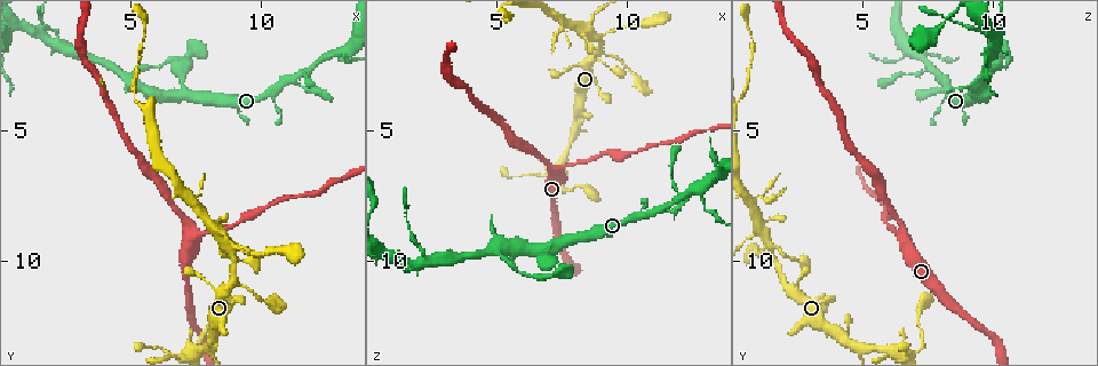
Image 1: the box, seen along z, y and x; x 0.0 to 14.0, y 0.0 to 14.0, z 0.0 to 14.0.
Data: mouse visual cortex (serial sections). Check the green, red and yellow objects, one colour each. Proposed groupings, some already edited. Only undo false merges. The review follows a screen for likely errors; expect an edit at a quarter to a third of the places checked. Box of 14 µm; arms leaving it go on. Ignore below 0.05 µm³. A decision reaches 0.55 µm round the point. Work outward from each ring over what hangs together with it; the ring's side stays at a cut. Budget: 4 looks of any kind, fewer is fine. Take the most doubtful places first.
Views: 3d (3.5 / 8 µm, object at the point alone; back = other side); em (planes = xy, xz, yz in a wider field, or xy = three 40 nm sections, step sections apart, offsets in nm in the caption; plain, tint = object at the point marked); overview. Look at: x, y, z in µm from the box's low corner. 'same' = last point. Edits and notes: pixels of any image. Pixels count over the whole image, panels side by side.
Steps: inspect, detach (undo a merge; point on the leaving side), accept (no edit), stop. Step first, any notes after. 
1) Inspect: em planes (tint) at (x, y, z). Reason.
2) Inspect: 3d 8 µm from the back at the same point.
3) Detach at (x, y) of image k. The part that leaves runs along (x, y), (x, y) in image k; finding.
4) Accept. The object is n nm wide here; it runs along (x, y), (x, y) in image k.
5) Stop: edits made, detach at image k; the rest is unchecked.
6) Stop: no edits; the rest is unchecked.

Inspect: 3d 3.5 µm at (7.3, 13.4, 6.4). Abrupt turn.

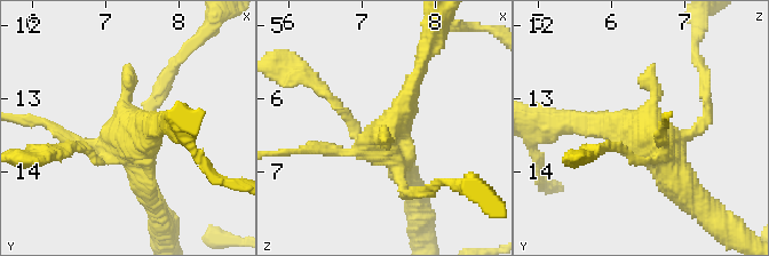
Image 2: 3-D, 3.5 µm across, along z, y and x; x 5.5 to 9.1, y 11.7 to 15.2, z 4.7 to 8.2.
Inspect: em xy step 1 (tint) at (7.35, 13.40, 6.45).

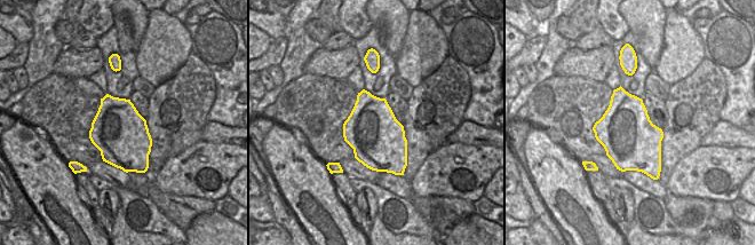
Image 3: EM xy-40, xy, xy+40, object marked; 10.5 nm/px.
Accept. It runs along (589, 125), (636, 140), (653, 104), (650, 65) in image 2; all the same cell.

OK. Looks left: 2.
Inspect: 3d 3.5 µm at (8.9, 9.5, 1.5). Four or more arms meet.

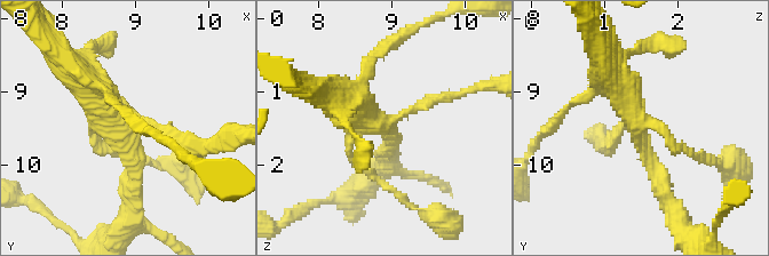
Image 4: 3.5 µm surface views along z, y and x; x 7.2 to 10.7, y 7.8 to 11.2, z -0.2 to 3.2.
Inspect: em xy step 2 (tint) at (8.85, 9.55, 1.50). 4 arms meet here; the arms are 100, 150, 250, 450 nm wide.

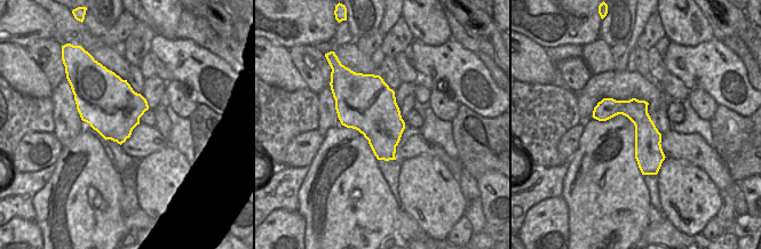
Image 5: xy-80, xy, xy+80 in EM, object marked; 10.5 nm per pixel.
Accept. It runs along (667, 197), (611, 73) in image 4; one cell here.

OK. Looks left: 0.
Stop: no edits; the rest is unchecked.

